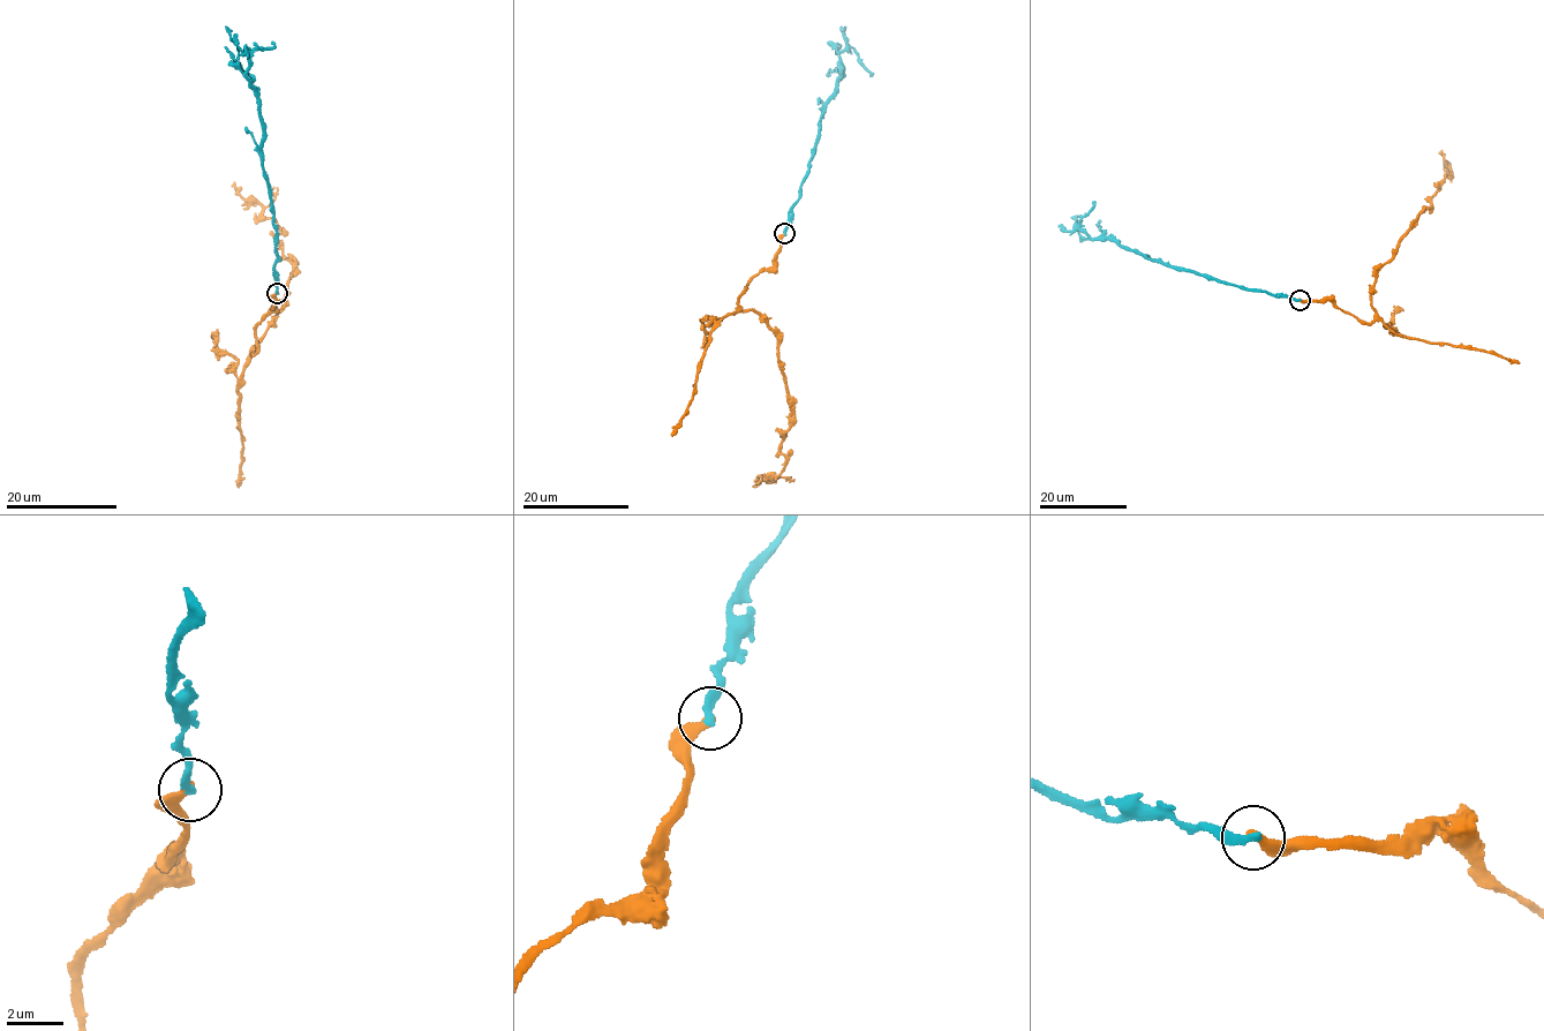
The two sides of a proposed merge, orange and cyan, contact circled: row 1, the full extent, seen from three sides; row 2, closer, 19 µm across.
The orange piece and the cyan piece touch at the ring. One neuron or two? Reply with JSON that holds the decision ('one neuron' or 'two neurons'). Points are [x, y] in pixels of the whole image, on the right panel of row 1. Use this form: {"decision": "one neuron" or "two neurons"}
{"decision": "two neurons"}

